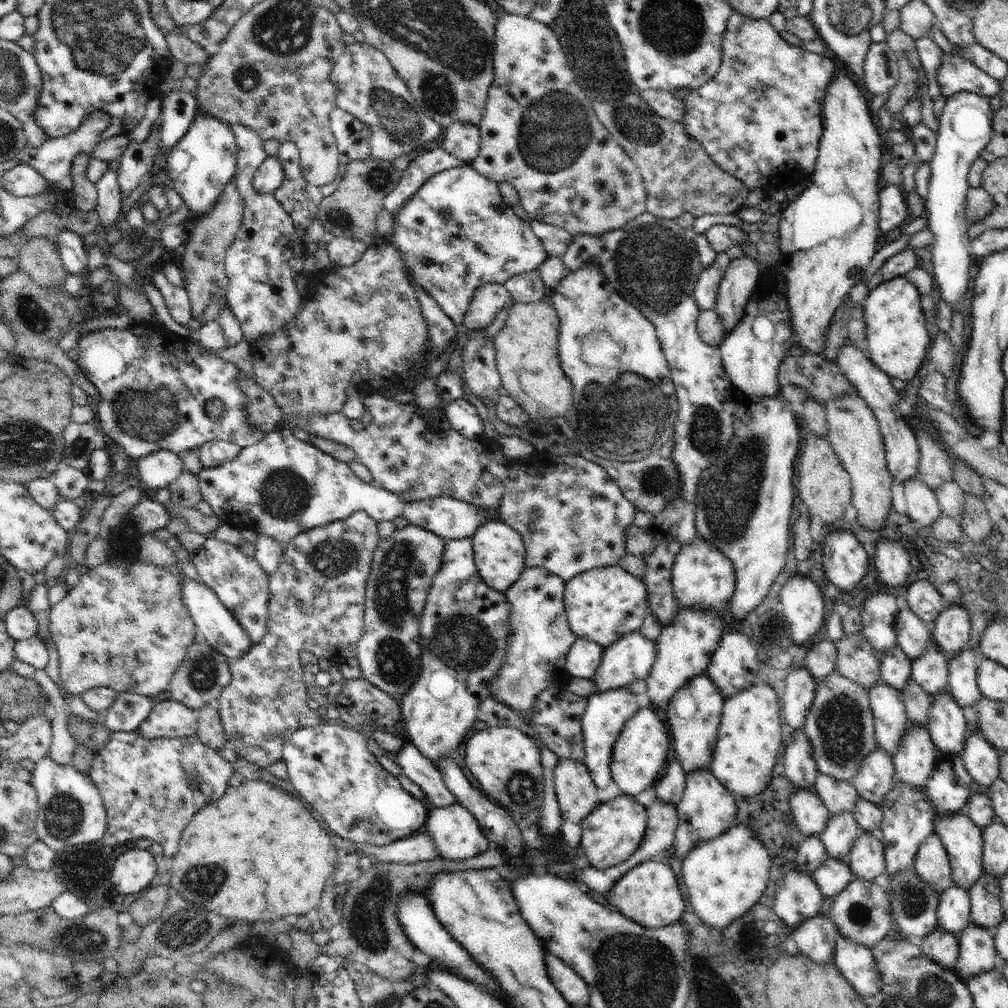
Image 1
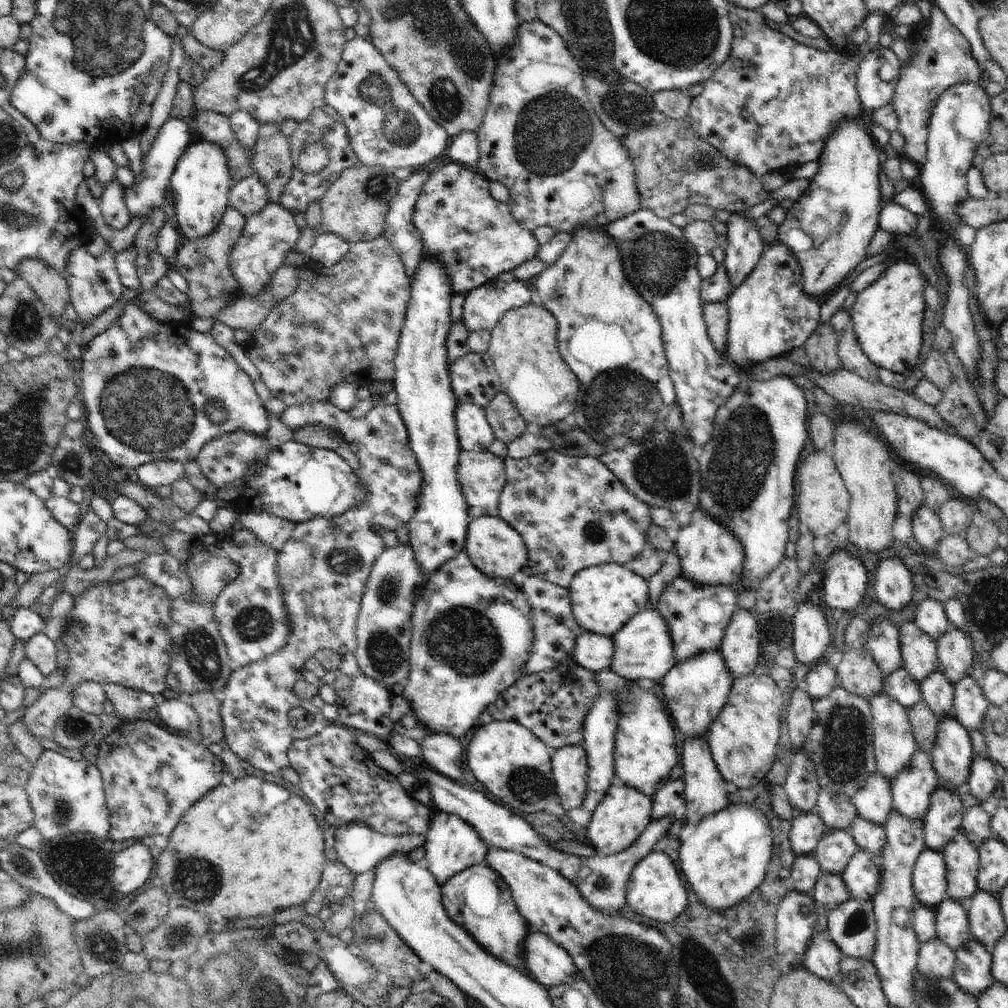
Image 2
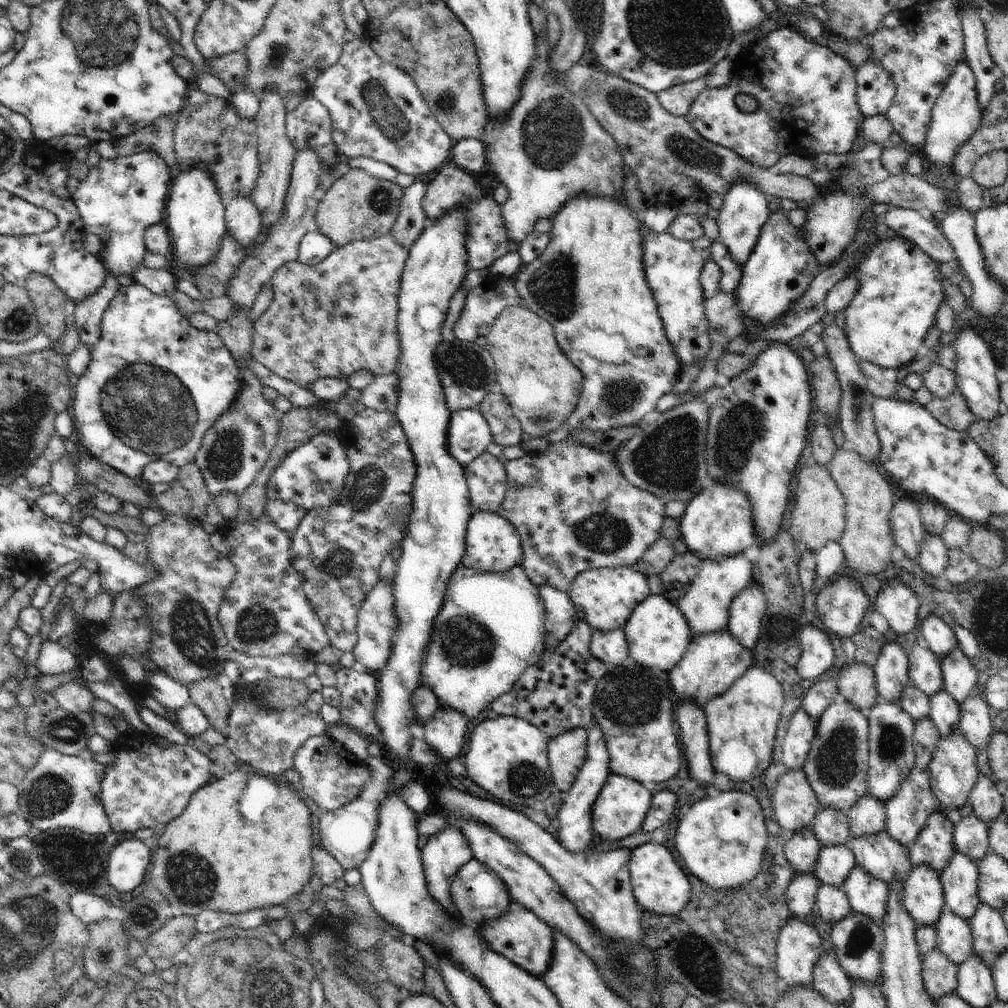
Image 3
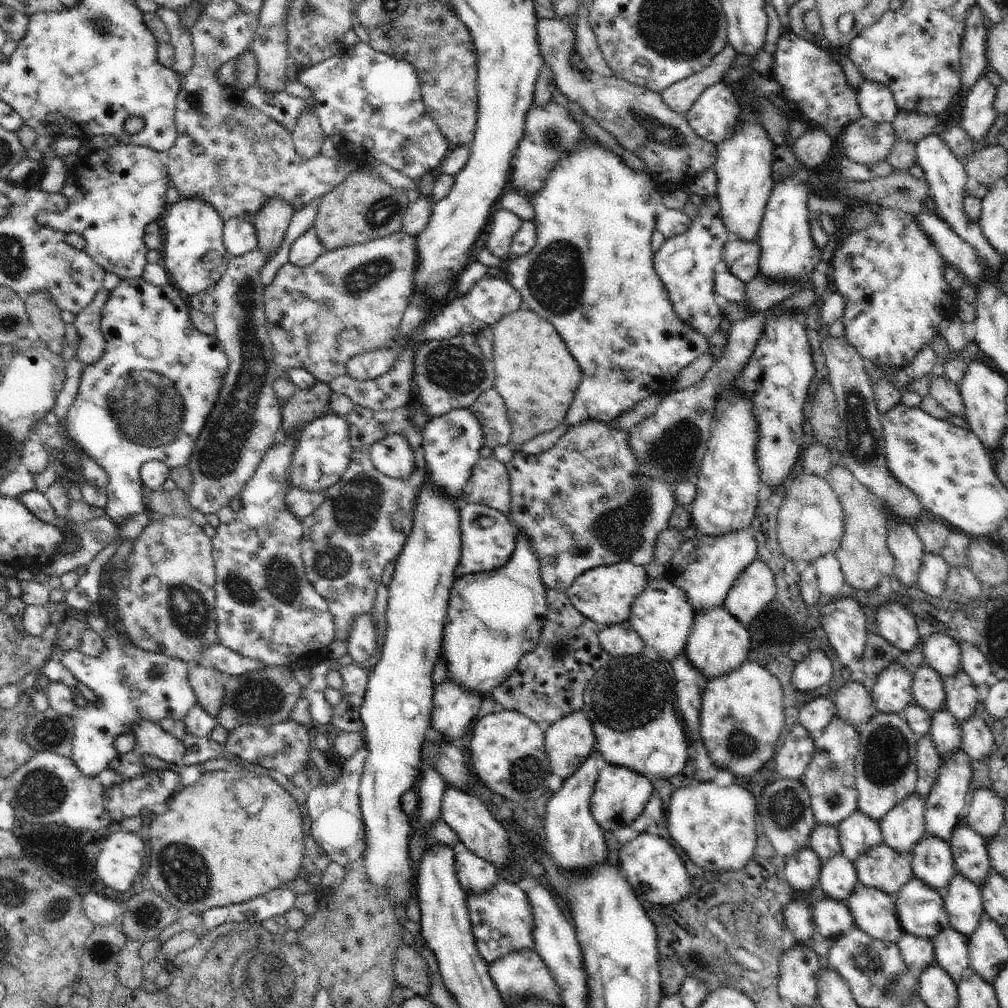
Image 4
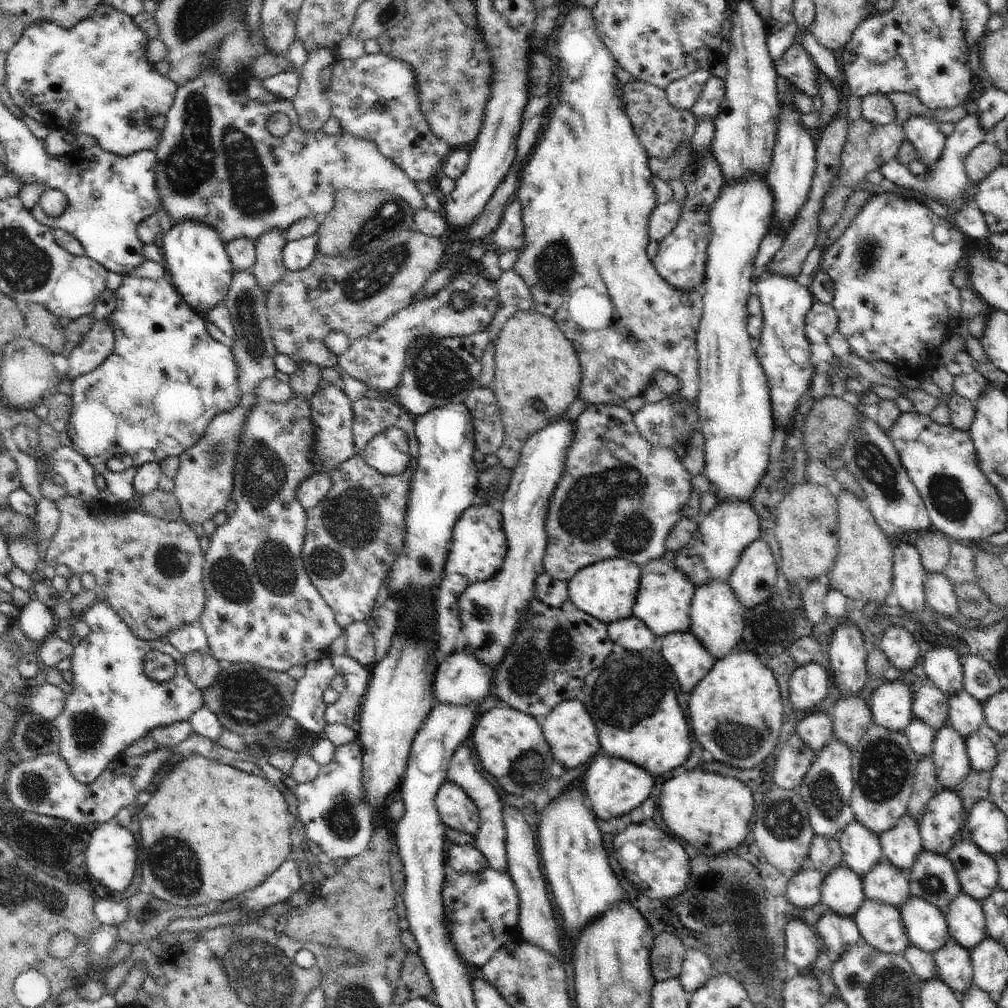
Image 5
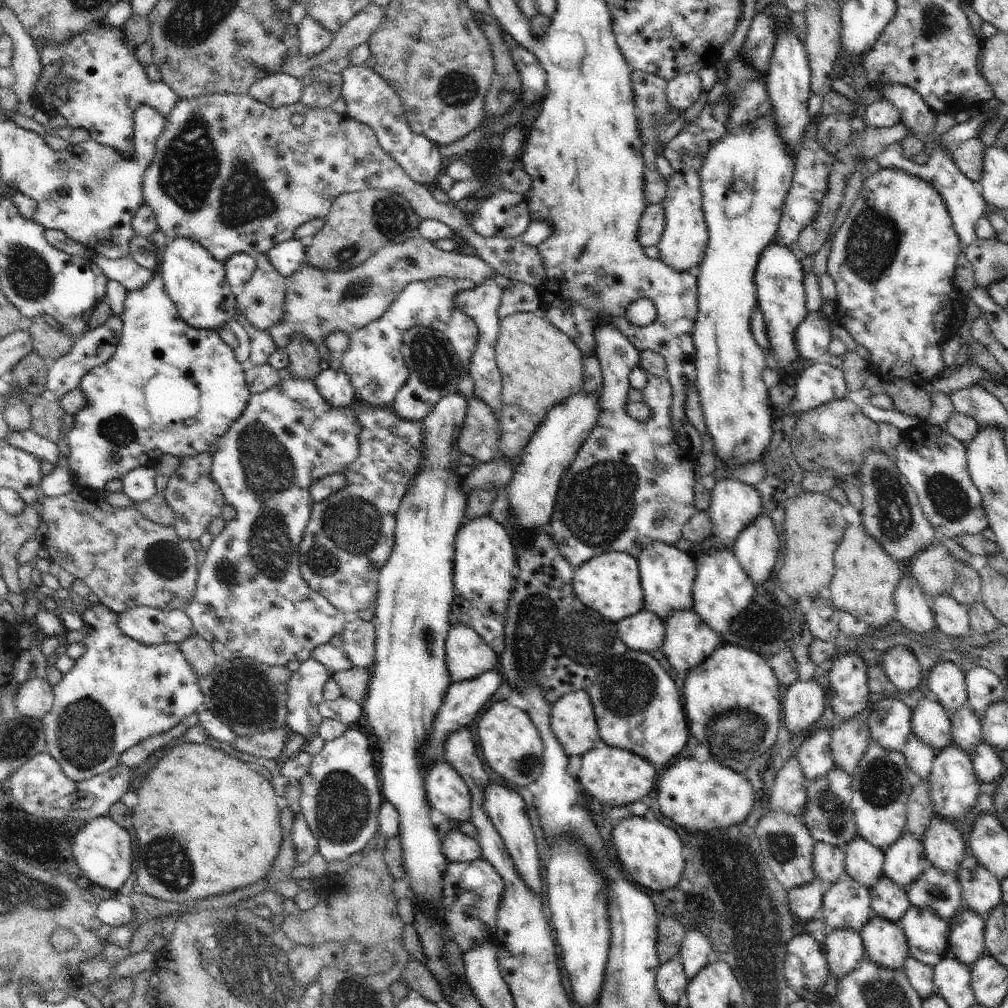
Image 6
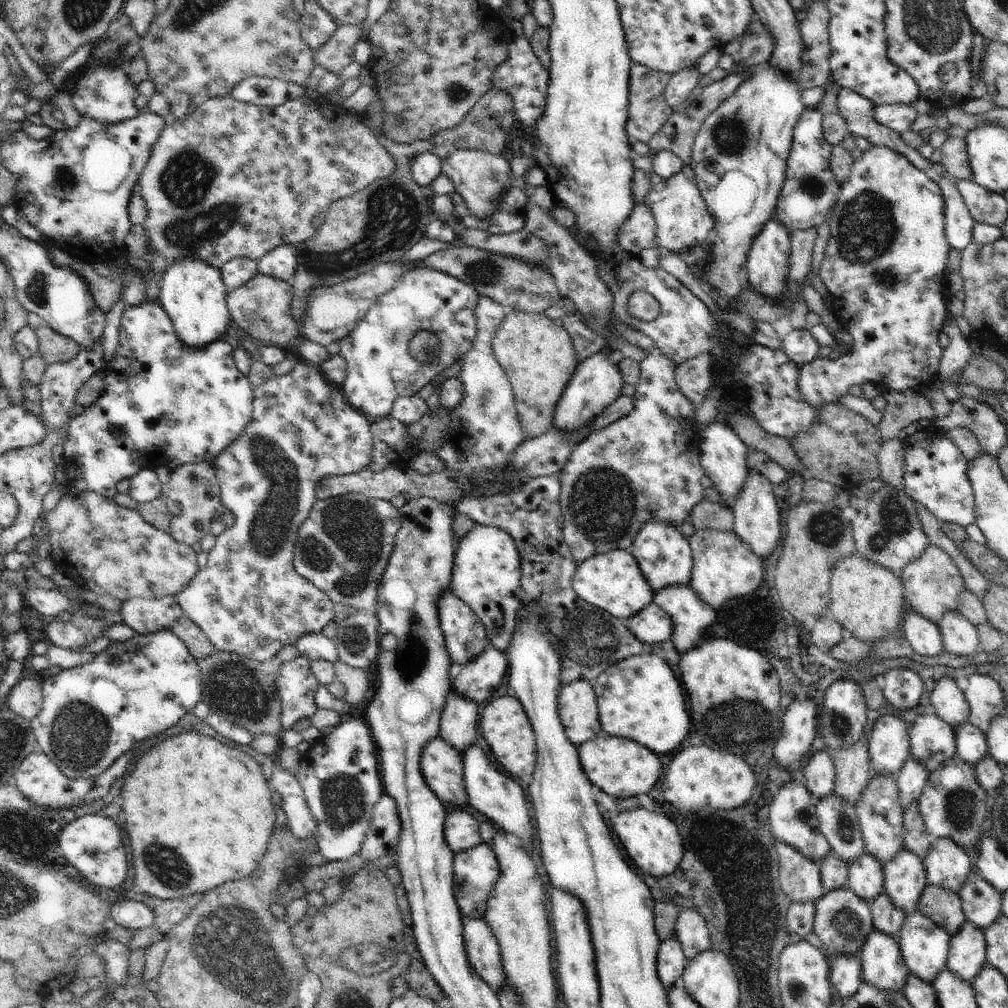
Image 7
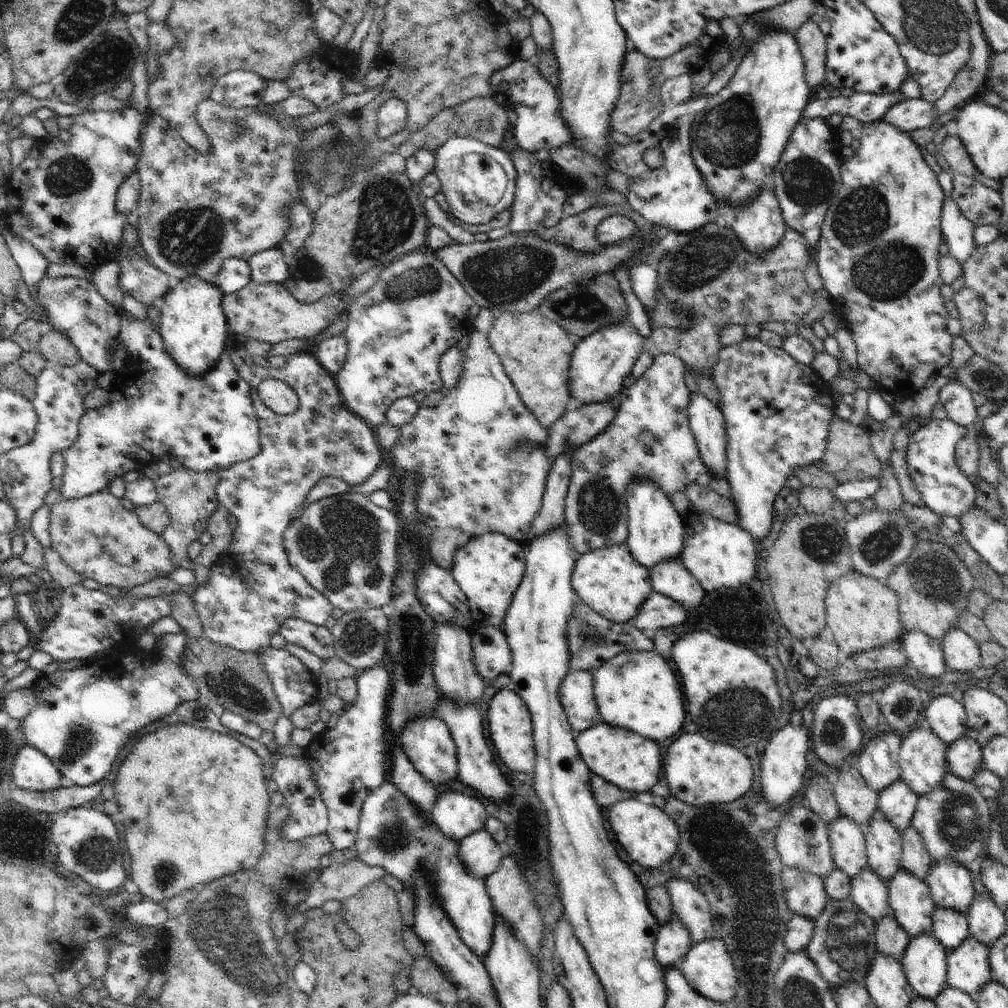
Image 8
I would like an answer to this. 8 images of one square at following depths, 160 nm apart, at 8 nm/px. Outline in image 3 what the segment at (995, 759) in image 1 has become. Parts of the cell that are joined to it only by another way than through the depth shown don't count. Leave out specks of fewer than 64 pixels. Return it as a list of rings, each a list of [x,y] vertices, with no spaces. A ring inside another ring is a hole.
[[[980,773],[968,800],[973,814],[982,822],[992,824],[1004,811],[1004,802],[1000,786],[994,785],[988,776]]]

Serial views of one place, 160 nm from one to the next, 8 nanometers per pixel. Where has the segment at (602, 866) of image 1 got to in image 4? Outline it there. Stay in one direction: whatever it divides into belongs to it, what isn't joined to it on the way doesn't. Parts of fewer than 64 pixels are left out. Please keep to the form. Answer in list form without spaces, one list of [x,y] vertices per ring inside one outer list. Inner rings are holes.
[[[608,764],[598,772],[598,780],[591,798],[591,812],[594,820],[604,832],[615,832],[622,826],[632,824],[644,810],[644,806],[655,793],[650,777],[642,776],[630,768]]]

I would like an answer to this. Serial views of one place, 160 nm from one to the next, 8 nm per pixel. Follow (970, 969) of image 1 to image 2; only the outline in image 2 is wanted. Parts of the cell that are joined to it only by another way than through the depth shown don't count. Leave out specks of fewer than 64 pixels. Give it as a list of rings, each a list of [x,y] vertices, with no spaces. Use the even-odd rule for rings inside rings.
[[[968,940],[956,951],[953,980],[963,992],[978,998],[996,981],[992,977],[992,954],[978,940]]]

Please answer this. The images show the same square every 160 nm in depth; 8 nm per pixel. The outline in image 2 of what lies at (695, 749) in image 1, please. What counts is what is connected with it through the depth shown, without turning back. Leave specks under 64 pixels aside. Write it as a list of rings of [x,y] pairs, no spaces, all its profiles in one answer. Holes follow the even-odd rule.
[[[716,650],[716,652],[702,652],[702,654],[696,654],[692,658],[688,658],[686,662],[680,662],[676,664],[661,680],[663,686],[662,694],[666,698],[666,706],[668,706],[669,716],[671,721],[679,733],[682,734],[682,740],[690,740],[694,736],[707,736],[708,728],[710,724],[714,722],[716,716],[720,714],[720,710],[724,708],[726,700],[730,695],[732,689],[734,676],[730,674],[730,670],[726,668],[726,662],[722,658],[722,652]]]

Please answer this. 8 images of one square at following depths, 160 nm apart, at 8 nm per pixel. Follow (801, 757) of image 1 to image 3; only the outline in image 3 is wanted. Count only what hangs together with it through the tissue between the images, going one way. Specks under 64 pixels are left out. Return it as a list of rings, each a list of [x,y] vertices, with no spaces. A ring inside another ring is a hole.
[[[803,769],[789,770],[775,786],[774,816],[788,838],[800,829],[812,826],[820,808],[821,804]]]

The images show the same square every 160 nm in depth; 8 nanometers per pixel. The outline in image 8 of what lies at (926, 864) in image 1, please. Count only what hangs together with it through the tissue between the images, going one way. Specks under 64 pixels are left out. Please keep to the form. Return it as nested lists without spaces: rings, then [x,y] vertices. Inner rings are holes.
[[[933,931],[909,939],[900,961],[906,971],[908,984],[918,996],[934,1000],[941,993],[946,986],[949,953]]]

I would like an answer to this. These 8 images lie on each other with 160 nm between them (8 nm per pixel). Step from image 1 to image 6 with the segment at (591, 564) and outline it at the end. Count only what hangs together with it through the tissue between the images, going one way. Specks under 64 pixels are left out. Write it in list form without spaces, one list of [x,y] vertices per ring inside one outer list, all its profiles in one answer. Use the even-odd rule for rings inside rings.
[[[611,324],[600,325],[596,329],[595,341],[595,356],[603,374],[603,389],[597,400],[599,415],[570,468],[562,477],[553,515],[546,526],[558,552],[575,569],[592,557],[614,551],[638,558],[643,548],[655,541],[674,547],[681,538],[684,524],[697,513],[693,489],[697,481],[694,471],[697,456],[692,449],[682,448],[676,442],[676,433],[671,429],[669,410],[673,392],[669,379],[649,374],[641,400],[648,405],[652,414],[645,423],[636,420],[628,414],[626,405],[629,402],[628,391],[631,389],[629,374],[632,367],[640,362],[639,350]]]

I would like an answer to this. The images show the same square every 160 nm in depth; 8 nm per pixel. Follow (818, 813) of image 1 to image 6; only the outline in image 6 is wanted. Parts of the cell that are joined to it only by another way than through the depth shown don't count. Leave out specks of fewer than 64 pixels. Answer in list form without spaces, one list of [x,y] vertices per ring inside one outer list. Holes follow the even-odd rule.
[[[814,877],[805,885],[792,887],[788,892],[789,907],[795,918],[806,923],[819,915],[823,894],[821,880]]]

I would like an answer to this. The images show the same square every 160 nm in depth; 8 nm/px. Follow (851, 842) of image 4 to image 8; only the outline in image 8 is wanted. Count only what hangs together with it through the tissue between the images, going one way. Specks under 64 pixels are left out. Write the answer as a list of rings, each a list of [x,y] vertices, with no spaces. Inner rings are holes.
[[[869,866],[851,878],[849,896],[874,922],[893,912],[888,904],[887,884]]]

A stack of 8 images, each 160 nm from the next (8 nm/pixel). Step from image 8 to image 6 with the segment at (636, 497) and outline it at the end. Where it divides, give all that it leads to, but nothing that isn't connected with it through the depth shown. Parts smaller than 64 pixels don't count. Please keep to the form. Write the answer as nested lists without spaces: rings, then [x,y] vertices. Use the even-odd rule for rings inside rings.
[[[655,541],[644,547],[637,559],[645,611],[656,615],[662,622],[667,622],[669,616],[674,612],[693,608],[693,582],[697,570],[695,562],[688,552],[685,553],[673,546]]]

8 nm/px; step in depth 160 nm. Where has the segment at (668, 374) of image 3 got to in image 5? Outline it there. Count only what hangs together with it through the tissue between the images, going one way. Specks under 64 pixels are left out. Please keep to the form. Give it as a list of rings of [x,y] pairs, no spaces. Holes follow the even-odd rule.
[[[569,5],[568,10],[561,18],[560,26],[556,26],[548,37],[542,37],[541,35],[535,35],[530,38],[530,44],[540,44],[548,48],[548,52],[541,52],[530,45],[530,48],[534,52],[540,54],[546,54],[554,65],[556,60],[560,64],[560,70],[562,70],[562,96],[560,96],[560,106],[556,108],[556,112],[550,116],[550,122],[548,122],[548,128],[542,136],[542,142],[536,146],[534,154],[528,158],[528,164],[524,166],[522,170],[521,186],[516,193],[516,197],[522,202],[523,209],[523,226],[525,231],[526,248],[517,256],[517,260],[512,266],[511,270],[514,270],[524,282],[526,286],[530,288],[530,294],[532,294],[532,310],[536,313],[550,318],[560,331],[573,343],[576,355],[578,356],[581,368],[582,368],[582,381],[580,384],[579,396],[584,401],[584,406],[593,406],[594,404],[607,404],[613,403],[618,406],[623,406],[626,400],[635,398],[639,395],[644,395],[646,388],[654,382],[652,376],[656,370],[664,370],[664,372],[670,372],[670,374],[676,376],[680,380],[680,390],[676,394],[672,394],[670,398],[674,398],[676,402],[678,400],[686,400],[686,402],[696,402],[699,390],[699,378],[698,378],[698,352],[696,350],[696,330],[698,330],[698,322],[702,317],[702,298],[703,294],[701,290],[694,290],[694,292],[682,292],[682,290],[676,290],[672,284],[668,284],[654,267],[653,260],[647,258],[646,248],[650,244],[651,240],[648,238],[648,220],[652,210],[656,208],[656,192],[654,192],[654,184],[652,184],[652,172],[649,168],[649,157],[646,154],[646,150],[642,147],[636,132],[634,132],[634,126],[632,126],[632,120],[630,116],[626,114],[624,110],[624,102],[622,98],[616,94],[618,90],[618,84],[620,80],[616,78],[614,70],[618,66],[616,58],[612,56],[612,52],[604,46],[604,42],[598,36],[598,30],[596,30],[596,20],[592,16],[592,9],[585,8],[584,6]]]

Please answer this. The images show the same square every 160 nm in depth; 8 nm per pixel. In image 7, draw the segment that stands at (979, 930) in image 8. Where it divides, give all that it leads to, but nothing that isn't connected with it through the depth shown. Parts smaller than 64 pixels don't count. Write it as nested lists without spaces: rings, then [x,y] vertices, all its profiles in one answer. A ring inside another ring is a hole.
[[[975,870],[960,887],[959,895],[963,900],[965,917],[982,930],[991,925],[1001,912],[1002,893]]]

